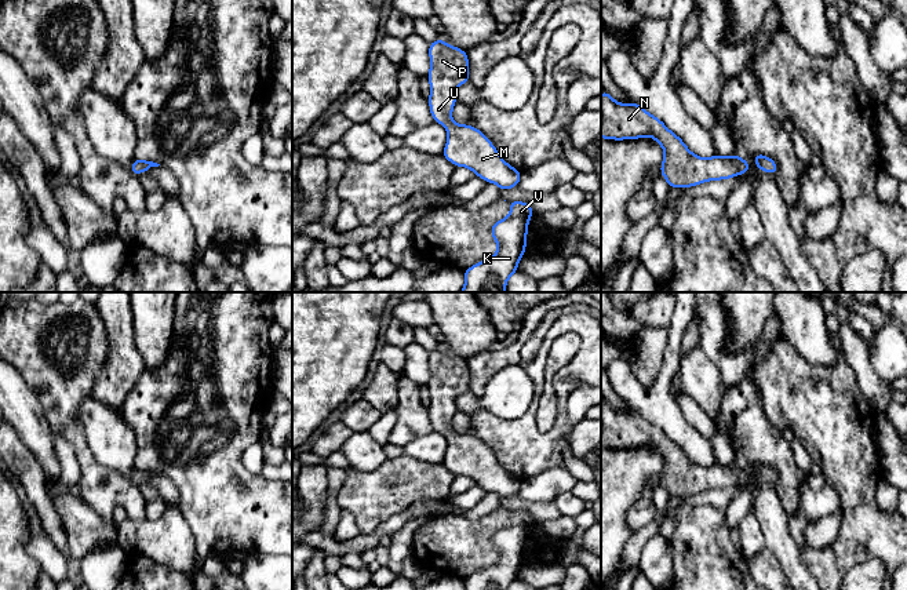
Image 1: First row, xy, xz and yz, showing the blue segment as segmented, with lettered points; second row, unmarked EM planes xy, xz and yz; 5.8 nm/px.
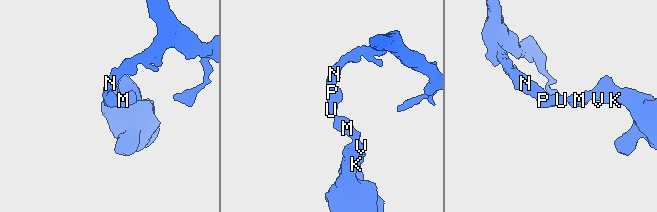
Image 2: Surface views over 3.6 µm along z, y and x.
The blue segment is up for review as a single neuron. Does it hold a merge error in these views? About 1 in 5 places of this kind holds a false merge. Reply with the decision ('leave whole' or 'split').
leave whole

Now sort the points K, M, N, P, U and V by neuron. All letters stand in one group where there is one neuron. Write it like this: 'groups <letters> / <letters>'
groups K M N P U V

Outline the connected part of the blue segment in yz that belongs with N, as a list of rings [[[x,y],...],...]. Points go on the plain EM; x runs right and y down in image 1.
[[[605,398],[601,403],[601,447],[605,448],[638,448],[653,447],[664,459],[660,481],[670,496],[692,496],[709,489],[729,488],[748,481],[750,473],[737,465],[721,466],[717,462],[703,467],[692,462],[680,445],[670,440],[662,429],[648,422],[637,411],[619,412]]]

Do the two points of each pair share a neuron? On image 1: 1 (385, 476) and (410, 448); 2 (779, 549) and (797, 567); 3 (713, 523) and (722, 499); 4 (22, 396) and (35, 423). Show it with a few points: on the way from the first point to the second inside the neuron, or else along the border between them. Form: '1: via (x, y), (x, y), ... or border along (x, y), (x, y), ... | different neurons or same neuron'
1: border along (404, 454), (434, 465) | different neurons
2: via (783, 553), (793, 563) | same neuron
3: border along (687, 503), (711, 505), (724, 512) | different neurons
4: via (22, 403), (22, 411), (28, 416) | same neuron

